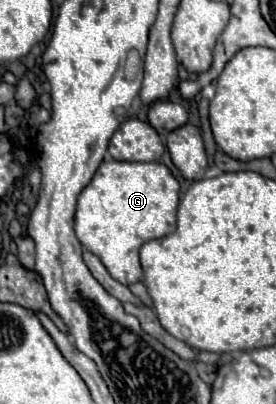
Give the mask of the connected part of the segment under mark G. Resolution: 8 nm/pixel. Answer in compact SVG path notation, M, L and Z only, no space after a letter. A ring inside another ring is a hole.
M107 159L77 199L75 233L81 245L101 259L113 279L129 285L143 275L139 247L149 239L161 239L173 233L177 203L179 183L167 165Z

